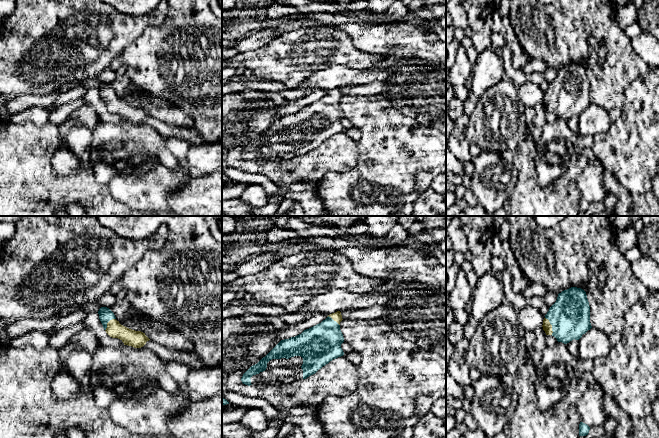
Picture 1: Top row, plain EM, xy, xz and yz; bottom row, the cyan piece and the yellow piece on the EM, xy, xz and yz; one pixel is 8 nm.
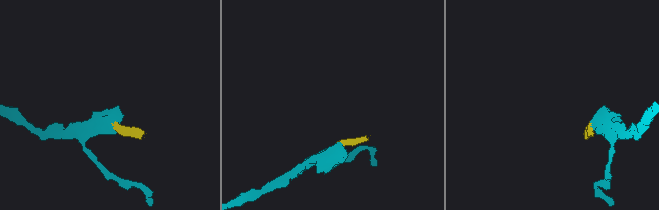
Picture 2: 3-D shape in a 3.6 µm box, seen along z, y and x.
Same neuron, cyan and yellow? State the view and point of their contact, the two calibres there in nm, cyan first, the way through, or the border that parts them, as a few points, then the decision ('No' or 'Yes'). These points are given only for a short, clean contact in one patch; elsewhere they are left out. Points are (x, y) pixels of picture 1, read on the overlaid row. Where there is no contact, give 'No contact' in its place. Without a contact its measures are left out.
Touches cyan at yz (552, 326). Thickness 320 nm (cyan) against 80 nm. Path across: yz (569, 316), (552, 326), (547, 327). Yes

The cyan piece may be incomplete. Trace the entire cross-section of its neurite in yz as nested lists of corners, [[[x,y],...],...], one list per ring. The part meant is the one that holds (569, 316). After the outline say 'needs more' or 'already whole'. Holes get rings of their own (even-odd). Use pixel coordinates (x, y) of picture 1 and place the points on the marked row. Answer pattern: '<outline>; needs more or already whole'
[[[571,287],[559,293],[545,315],[542,327],[546,335],[554,336],[558,342],[567,344],[574,339],[579,340],[592,328],[586,292]]]; needs more

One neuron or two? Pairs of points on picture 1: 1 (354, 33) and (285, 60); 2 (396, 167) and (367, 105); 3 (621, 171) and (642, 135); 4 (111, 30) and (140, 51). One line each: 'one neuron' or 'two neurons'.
1: two neurons
2: one neuron
3: one neuron
4: two neurons

